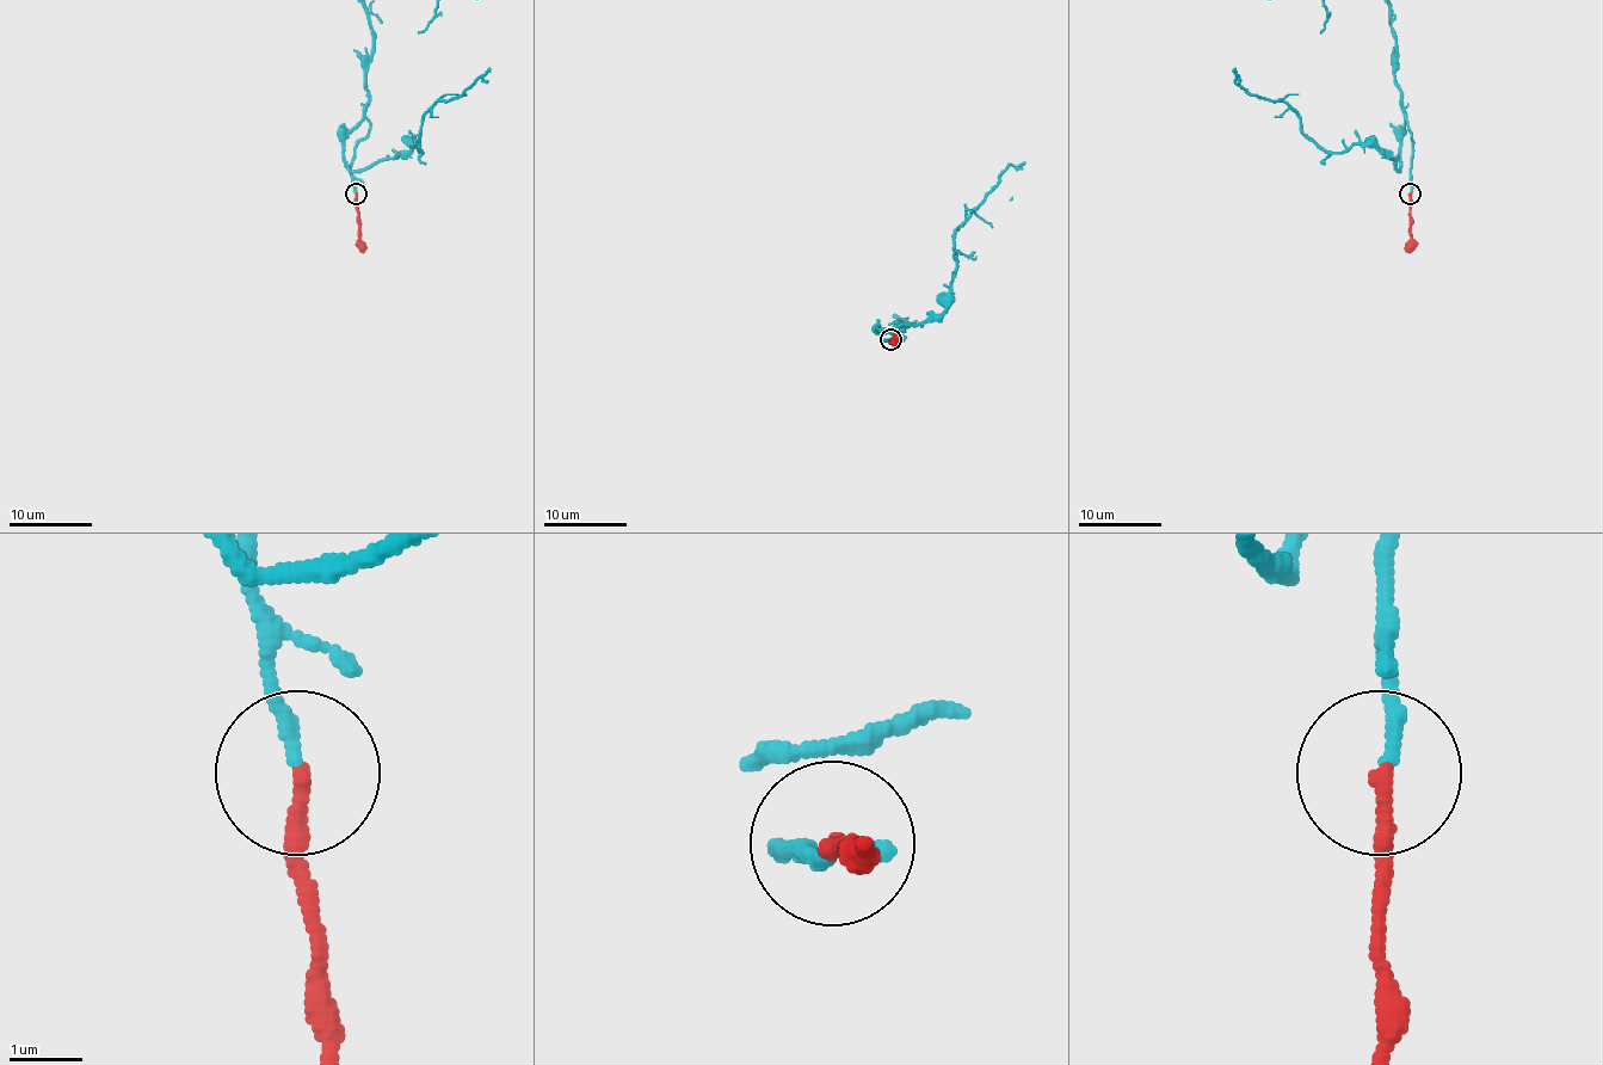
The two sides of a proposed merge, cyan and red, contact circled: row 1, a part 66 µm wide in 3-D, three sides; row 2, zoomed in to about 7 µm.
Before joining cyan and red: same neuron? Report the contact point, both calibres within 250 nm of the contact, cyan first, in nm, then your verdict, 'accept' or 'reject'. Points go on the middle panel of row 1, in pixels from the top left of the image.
place (891, 339); calibres 180 and 240 nm; accept

